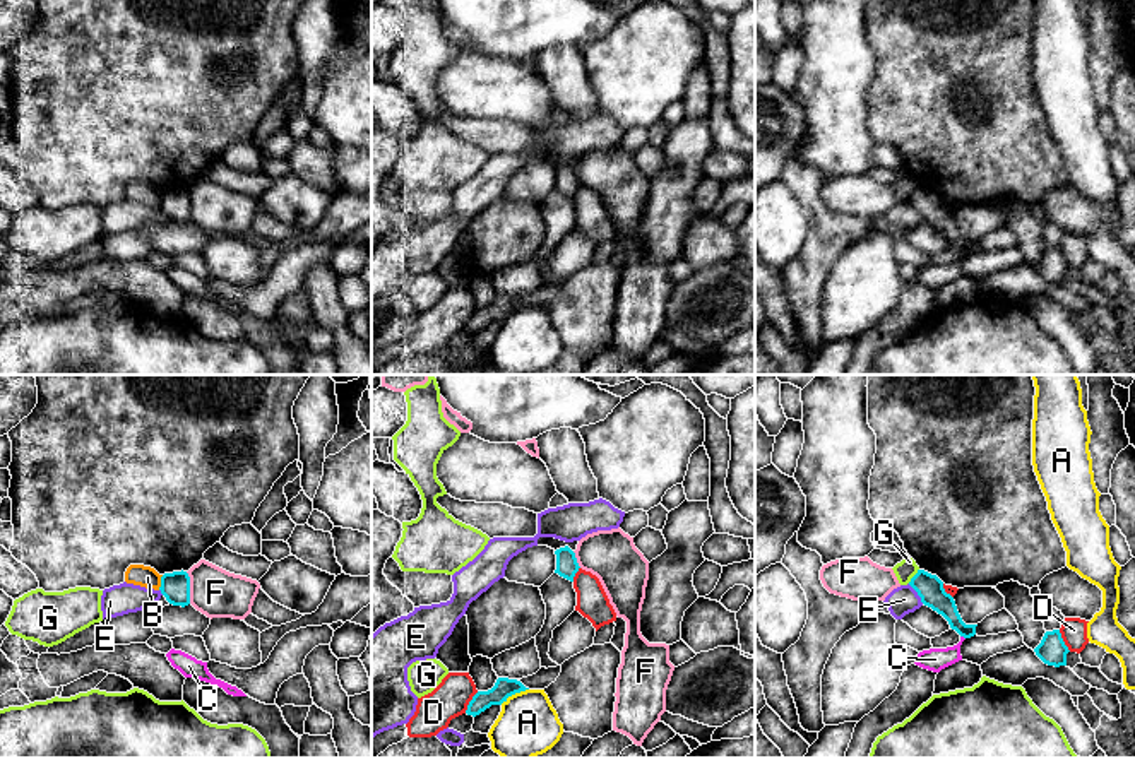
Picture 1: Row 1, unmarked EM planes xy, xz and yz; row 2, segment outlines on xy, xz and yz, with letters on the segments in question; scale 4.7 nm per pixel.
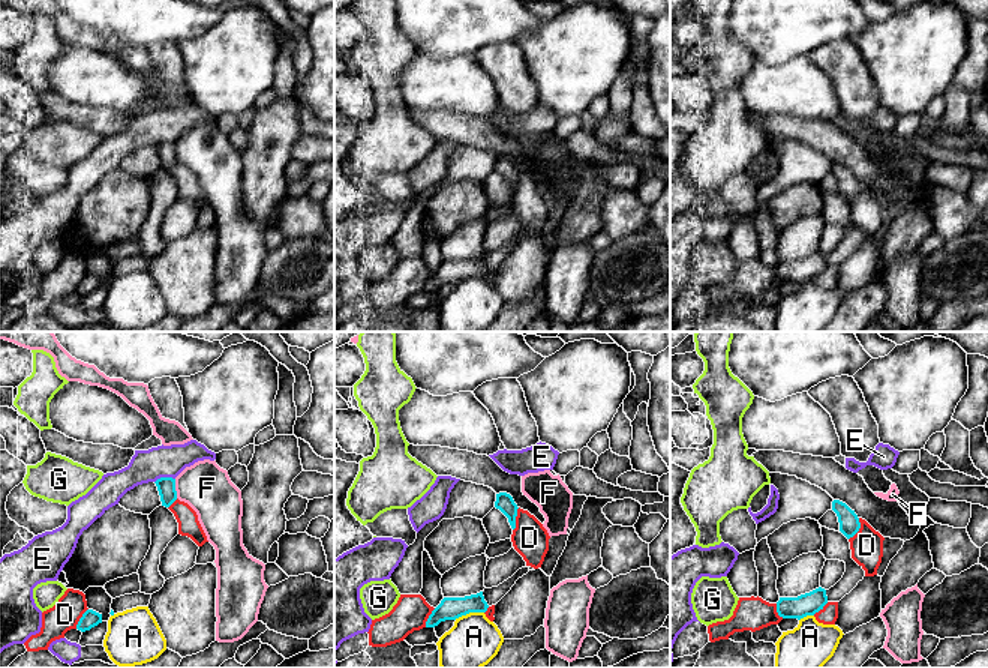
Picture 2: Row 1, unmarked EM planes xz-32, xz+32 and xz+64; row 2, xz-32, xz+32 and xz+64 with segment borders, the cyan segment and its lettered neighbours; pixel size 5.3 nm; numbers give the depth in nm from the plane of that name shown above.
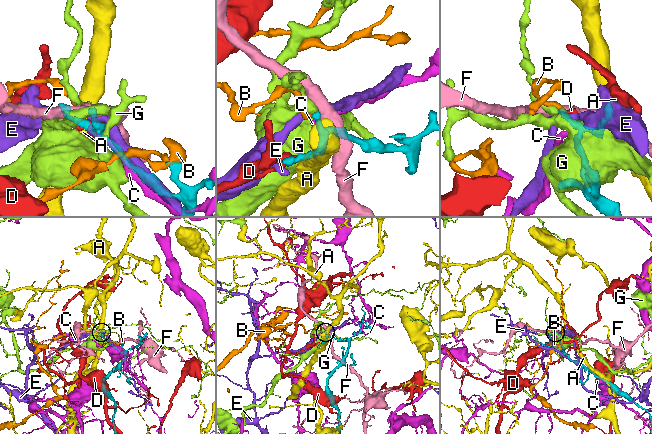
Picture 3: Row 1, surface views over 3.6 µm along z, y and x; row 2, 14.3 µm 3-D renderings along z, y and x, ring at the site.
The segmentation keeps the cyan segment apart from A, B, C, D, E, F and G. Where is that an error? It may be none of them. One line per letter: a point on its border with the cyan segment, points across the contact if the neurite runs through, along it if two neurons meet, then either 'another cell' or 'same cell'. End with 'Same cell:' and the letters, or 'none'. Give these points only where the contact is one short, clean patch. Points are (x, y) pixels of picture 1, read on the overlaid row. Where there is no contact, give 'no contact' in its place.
A: meets cyan in xz at (514, 693); border along xz (528, 688), (509, 695), (500, 704); another cell
B: meets cyan in xy at (161, 582); border along xy (163, 575), (158, 589); another cell
C: meets cyan in yz at (962, 635); another cell
D: meets cyan in xz at (469, 702); another cell
E: meets cyan in yz at (918, 594); border along yz (908, 584), (923, 603); another cell
F: meets cyan in xy at (189, 587); border along xy (185, 572), (190, 603); another cell
G: meets cyan in yz at (915, 575); border along yz (918, 568), (908, 582); another cell
Same cell: none

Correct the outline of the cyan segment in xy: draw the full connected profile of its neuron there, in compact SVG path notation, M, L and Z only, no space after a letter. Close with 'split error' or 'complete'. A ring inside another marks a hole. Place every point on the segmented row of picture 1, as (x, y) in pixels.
M187 571L164 573L161 577L161 594L173 606L188 606L190 604L190 577Z; complete

